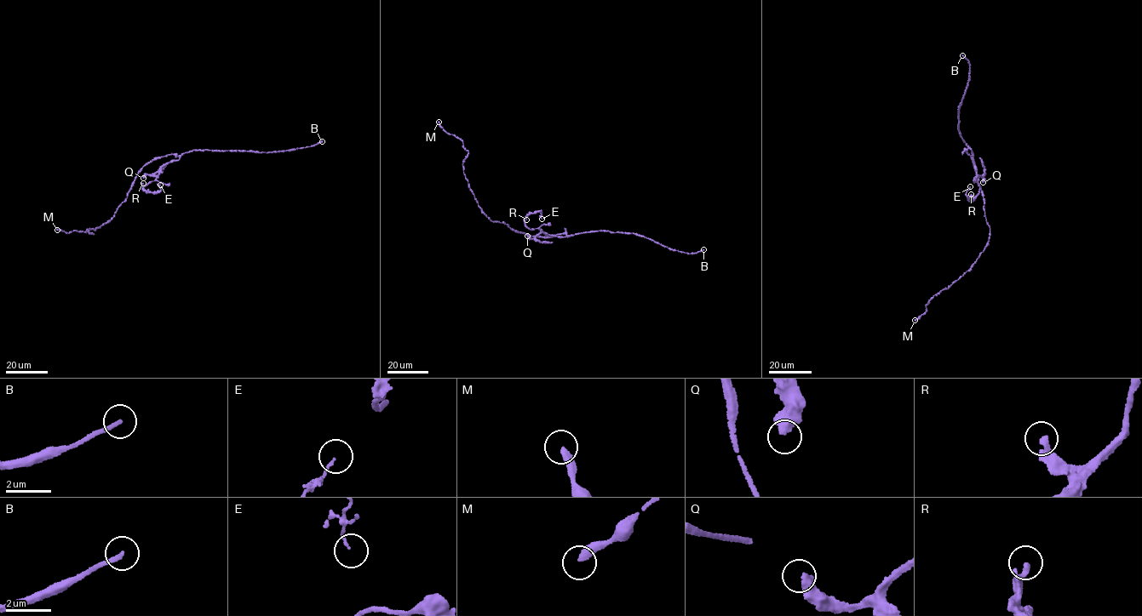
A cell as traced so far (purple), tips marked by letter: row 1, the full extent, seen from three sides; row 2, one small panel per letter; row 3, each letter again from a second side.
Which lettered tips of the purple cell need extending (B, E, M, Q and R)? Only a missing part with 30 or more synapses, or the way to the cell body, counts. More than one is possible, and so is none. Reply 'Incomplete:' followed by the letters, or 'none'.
Incomplete: B

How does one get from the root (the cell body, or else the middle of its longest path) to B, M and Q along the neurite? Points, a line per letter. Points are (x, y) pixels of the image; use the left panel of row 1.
B: (144, 166), (161, 156), (199, 150), (268, 152), (312, 146), (322, 141)
M: (144, 166), (111, 219), (100, 227), (87, 230), (94, 234), (57, 230)
Q: (144, 166), (170, 155), (179, 157), (163, 165), (157, 175), (146, 174), (143, 178)

